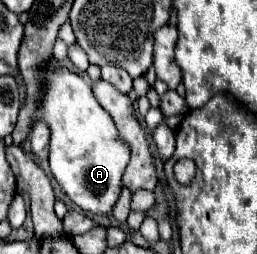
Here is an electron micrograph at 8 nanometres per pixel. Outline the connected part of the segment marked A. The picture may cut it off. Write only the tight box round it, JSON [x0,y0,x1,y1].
[40,66,130,214]

